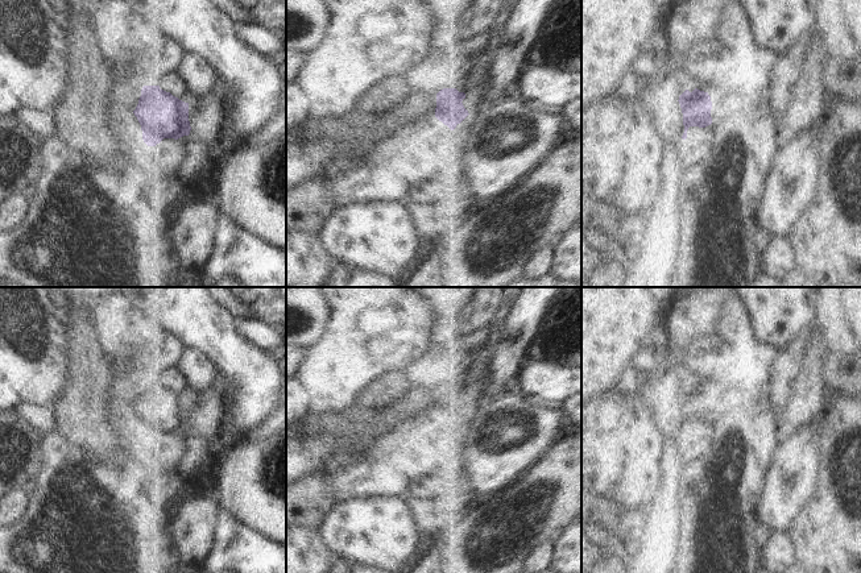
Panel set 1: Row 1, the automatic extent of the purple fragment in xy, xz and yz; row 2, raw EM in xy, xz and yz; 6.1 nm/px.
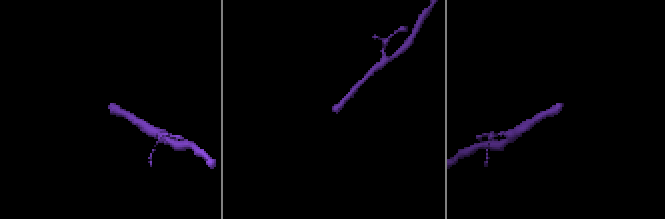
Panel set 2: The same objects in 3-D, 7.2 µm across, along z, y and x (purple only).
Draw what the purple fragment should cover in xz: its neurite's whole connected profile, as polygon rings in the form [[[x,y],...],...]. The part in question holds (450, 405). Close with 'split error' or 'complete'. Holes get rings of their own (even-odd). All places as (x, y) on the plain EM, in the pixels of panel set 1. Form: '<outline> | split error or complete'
[[[443,383],[436,389],[434,412],[421,412],[402,420],[394,428],[373,440],[360,460],[345,466],[340,473],[331,474],[330,501],[332,503],[369,497],[409,495],[409,487],[425,476],[444,474],[450,469],[448,440],[452,425],[469,408],[463,400],[464,387],[456,383]]] | split error

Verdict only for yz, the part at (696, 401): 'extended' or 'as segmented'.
extended

